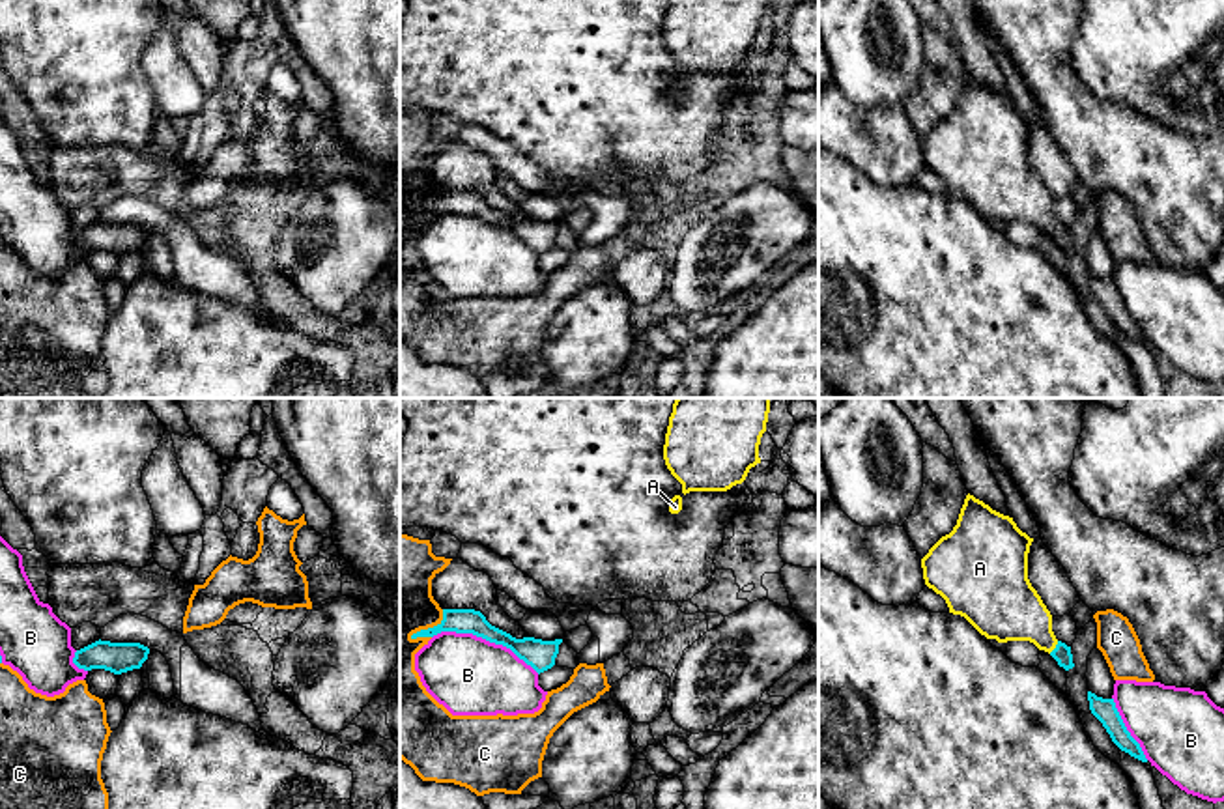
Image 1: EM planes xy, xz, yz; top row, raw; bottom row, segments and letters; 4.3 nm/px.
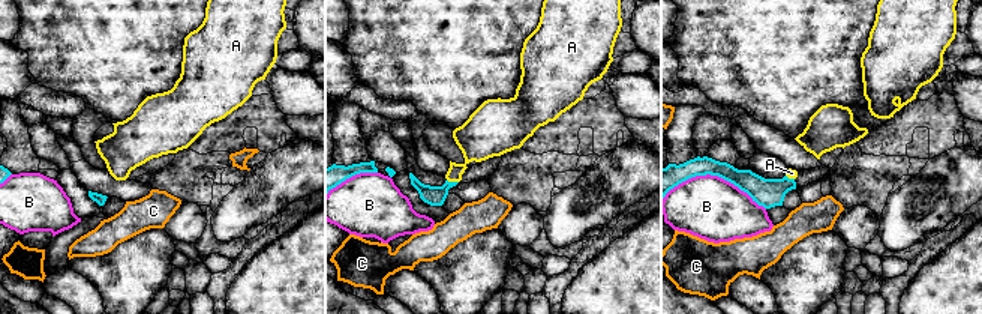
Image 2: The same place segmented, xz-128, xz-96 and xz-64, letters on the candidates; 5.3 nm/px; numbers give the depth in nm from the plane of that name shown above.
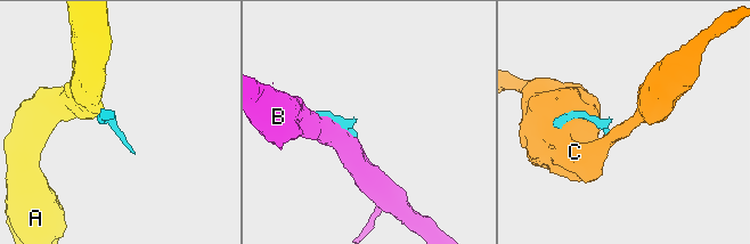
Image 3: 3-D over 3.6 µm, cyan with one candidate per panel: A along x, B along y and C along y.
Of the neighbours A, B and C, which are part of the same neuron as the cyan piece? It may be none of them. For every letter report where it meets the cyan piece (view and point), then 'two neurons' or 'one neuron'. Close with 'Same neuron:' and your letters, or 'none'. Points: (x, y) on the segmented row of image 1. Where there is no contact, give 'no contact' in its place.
A: yz (1056, 647) | one neuron
B: xz (486, 639) | two neurons
C: xz (430, 628) | two neurons
Same neuron: A

